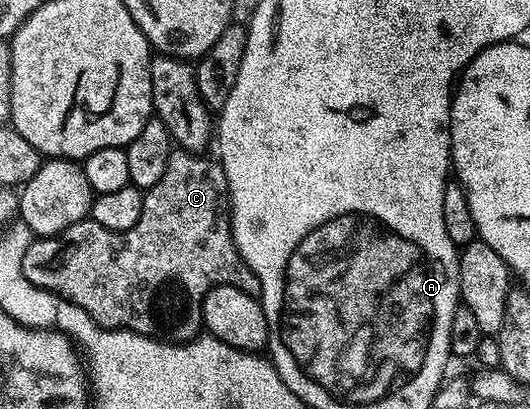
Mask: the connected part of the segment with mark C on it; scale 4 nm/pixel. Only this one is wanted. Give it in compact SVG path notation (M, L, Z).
M175 147L172 148L169 155L169 167L165 171L165 175L161 175L161 183L157 183L152 189L144 192L141 219L137 219L137 223L133 223L133 227L129 227L129 231L124 233L109 231L105 227L101 227L101 223L90 219L73 223L73 227L61 231L55 237L41 237L32 240L25 251L23 274L29 283L33 283L42 289L48 289L51 293L57 294L58 297L64 297L65 300L71 301L77 307L84 309L98 325L104 325L107 329L131 329L133 332L146 337L159 337L162 334L168 341L187 341L200 332L203 300L207 292L215 285L232 285L254 297L259 297L261 294L261 283L257 279L257 275L246 265L243 256L240 255L235 246L233 231L231 230L230 211L231 192L229 191L229 183L223 166L219 164L218 160L211 158L210 161L207 155L188 153L185 149Z

